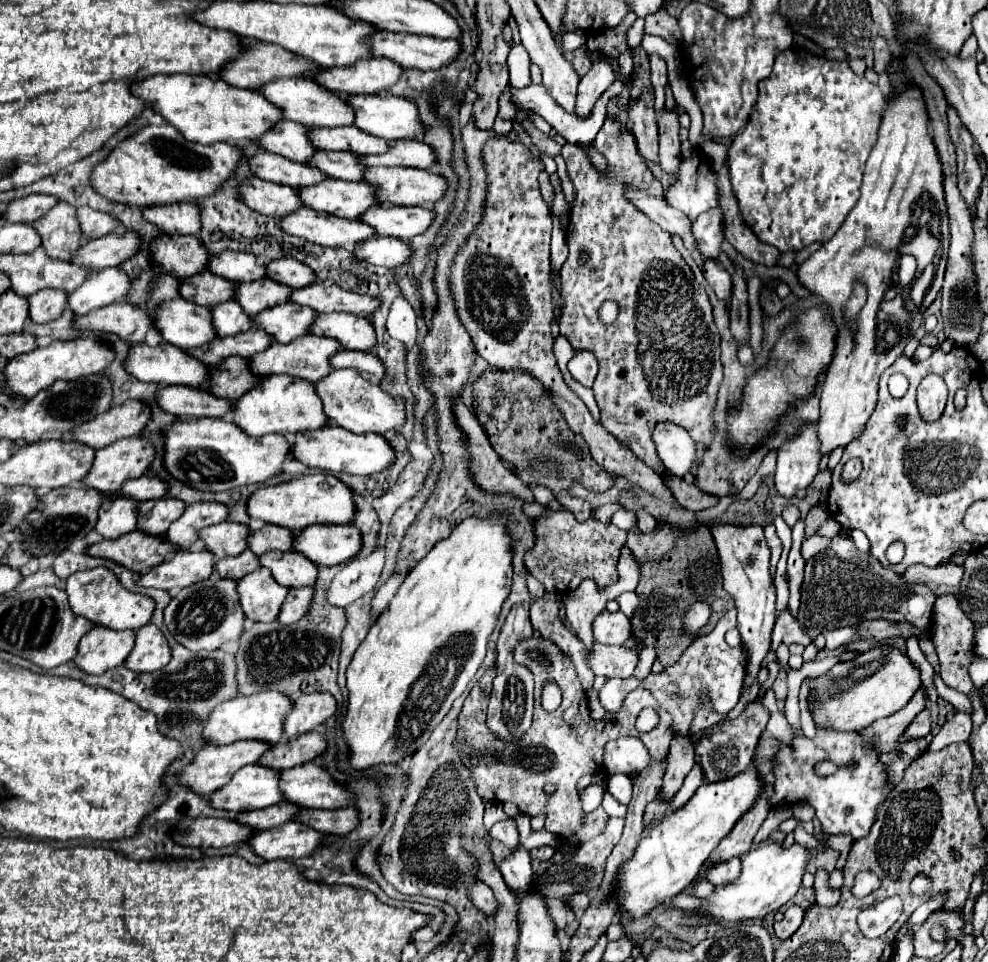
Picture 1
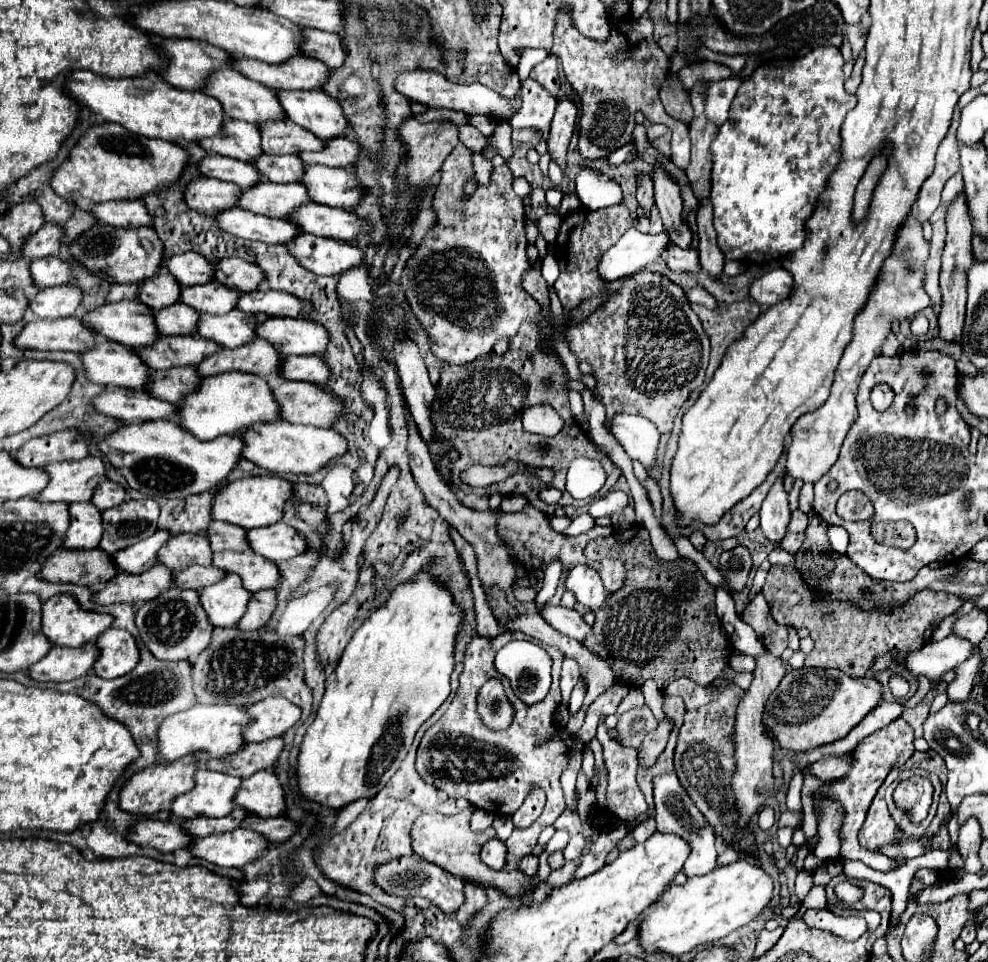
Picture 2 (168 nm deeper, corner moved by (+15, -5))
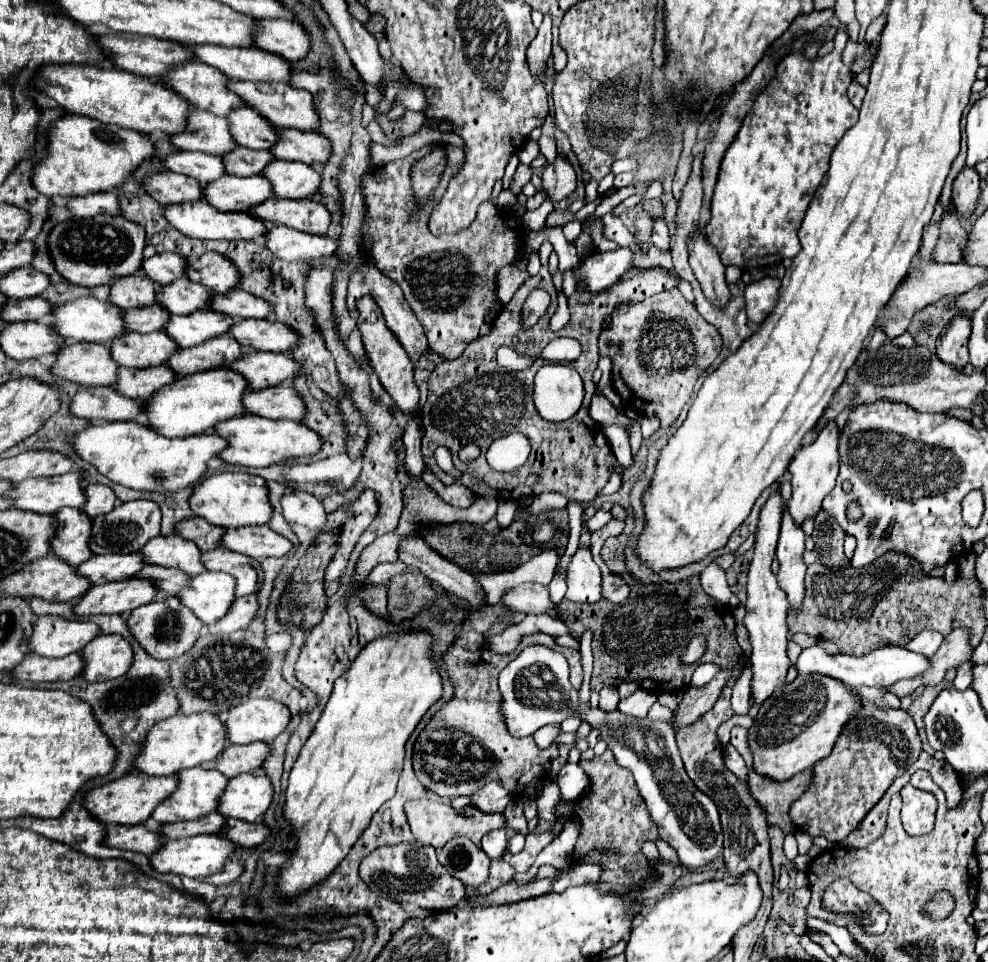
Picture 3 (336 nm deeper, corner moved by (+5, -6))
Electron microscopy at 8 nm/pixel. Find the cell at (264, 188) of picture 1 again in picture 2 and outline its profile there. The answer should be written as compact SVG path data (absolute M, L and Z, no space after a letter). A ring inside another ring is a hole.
M197 177L185 187L185 203L195 209L201 215L213 215L215 211L227 209L235 203L239 187L233 183L209 179L209 177Z

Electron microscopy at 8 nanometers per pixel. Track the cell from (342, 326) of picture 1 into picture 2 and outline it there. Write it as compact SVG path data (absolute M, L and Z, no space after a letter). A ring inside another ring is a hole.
M269 317L257 323L257 337L273 343L279 349L303 349L303 351L281 351L281 355L317 355L327 347L327 331L313 323L301 319Z

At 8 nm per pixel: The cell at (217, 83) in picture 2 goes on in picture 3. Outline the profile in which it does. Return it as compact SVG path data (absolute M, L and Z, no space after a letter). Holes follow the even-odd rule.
M199 60L187 62L169 72L167 80L169 86L175 88L175 92L179 92L185 100L191 100L195 108L209 110L217 116L229 116L237 108L249 106L243 98L229 90L229 78L223 72Z

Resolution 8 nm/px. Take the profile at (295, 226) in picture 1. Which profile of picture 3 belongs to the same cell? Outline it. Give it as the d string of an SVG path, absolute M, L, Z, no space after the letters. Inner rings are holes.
M195 202L195 204L173 204L167 206L167 220L185 236L191 238L213 238L213 240L255 240L261 236L267 236L267 226L263 220L247 214L247 212L229 212L223 214L217 208L213 208L207 202Z

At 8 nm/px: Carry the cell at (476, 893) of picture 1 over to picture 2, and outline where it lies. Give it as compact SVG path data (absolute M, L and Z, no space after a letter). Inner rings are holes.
M417 855L397 857L387 863L377 865L375 873L373 873L373 881L377 883L377 887L381 887L389 895L397 895L397 897L405 897L405 899L423 897L423 899L429 899L433 905L437 905L445 913L457 911L465 899L463 897L463 879L449 875L449 871L437 867L435 863L429 863L425 859L417 859Z

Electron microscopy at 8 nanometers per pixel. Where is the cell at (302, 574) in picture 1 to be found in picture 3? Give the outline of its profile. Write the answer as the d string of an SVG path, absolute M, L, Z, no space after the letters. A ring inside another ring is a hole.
M227 548L215 550L215 552L203 552L203 564L209 572L227 572L237 578L237 596L257 594L263 586L263 568L259 564L253 564L251 558L231 552Z

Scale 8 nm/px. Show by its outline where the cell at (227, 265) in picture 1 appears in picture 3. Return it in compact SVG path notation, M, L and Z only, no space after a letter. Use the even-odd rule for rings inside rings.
M161 252L143 260L143 272L157 284L171 284L187 274L189 260L177 252Z

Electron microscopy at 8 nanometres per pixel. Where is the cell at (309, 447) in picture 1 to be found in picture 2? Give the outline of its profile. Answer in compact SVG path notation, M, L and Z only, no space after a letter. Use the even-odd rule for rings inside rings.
M287 421L257 423L257 427L249 427L249 431L239 437L245 443L245 451L241 451L241 457L273 473L315 473L347 451L347 441L331 429L291 425Z

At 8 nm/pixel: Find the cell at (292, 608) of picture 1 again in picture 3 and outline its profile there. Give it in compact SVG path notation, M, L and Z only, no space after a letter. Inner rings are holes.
M243 596L235 600L235 608L231 608L231 612L227 612L227 616L223 620L219 620L219 624L209 626L211 632L221 632L221 634L231 634L237 630L245 630L249 628L249 624L255 620L259 610L259 602L257 596Z

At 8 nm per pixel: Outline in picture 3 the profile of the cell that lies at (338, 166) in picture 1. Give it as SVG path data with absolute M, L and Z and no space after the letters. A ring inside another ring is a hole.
M239 146L239 152L231 152L231 156L223 156L223 160L227 160L227 172L233 176L261 176L277 158L271 152Z

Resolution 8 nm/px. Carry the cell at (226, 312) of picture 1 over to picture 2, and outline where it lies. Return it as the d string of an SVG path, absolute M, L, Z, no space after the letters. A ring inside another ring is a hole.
M173 303L169 307L153 311L153 317L161 335L193 335L199 319L199 315L183 303Z

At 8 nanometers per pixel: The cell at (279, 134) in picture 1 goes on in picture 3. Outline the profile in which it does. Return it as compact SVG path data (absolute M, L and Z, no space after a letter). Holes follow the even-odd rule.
M195 110L195 116L191 116L191 132L171 136L171 142L181 150L199 150L205 154L229 154L239 146L227 120L203 110Z

